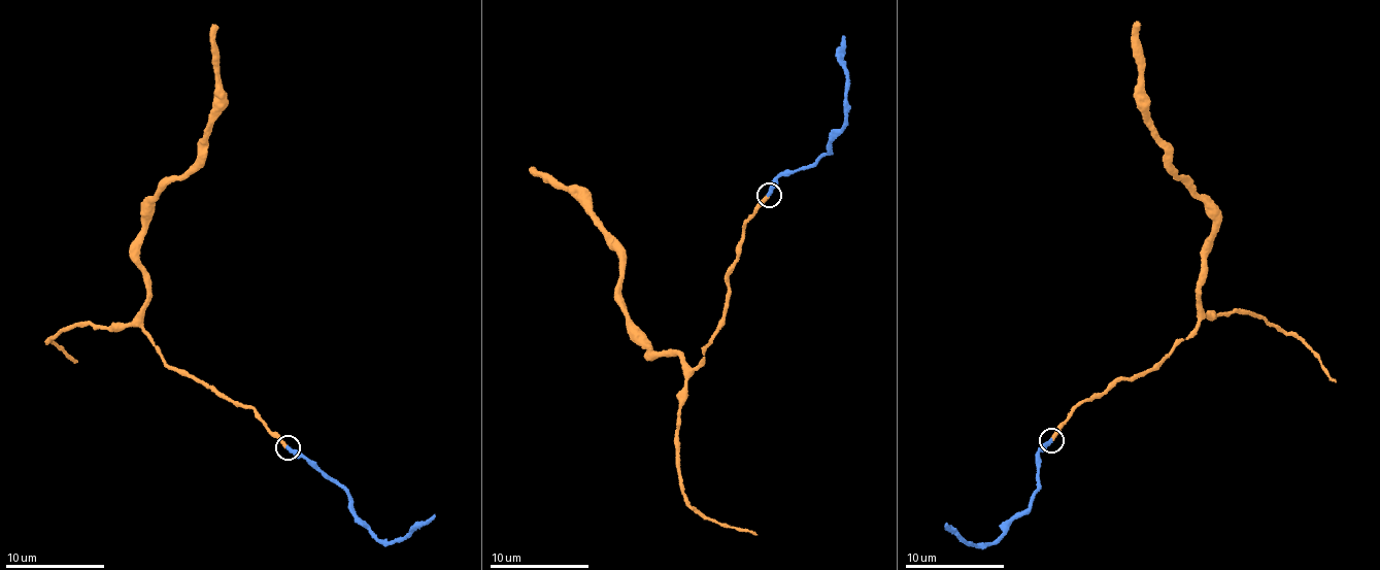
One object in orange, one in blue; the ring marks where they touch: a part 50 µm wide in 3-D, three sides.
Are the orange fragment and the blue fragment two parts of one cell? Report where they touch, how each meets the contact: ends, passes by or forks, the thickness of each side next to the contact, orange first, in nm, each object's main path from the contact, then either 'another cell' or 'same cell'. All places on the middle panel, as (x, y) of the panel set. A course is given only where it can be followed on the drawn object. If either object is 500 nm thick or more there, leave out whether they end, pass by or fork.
(769, 195) | orange ends | blue ends | 280/320 nm | orange via (769, 195), (744, 228), (725, 324), (693, 369), (638, 340), (615, 295), (618, 250), (574, 195), (529, 171) | blue via (769, 195), (772, 181), (830, 152), (834, 131), (846, 120), (848, 87), (838, 59), (842, 36) | same cell

